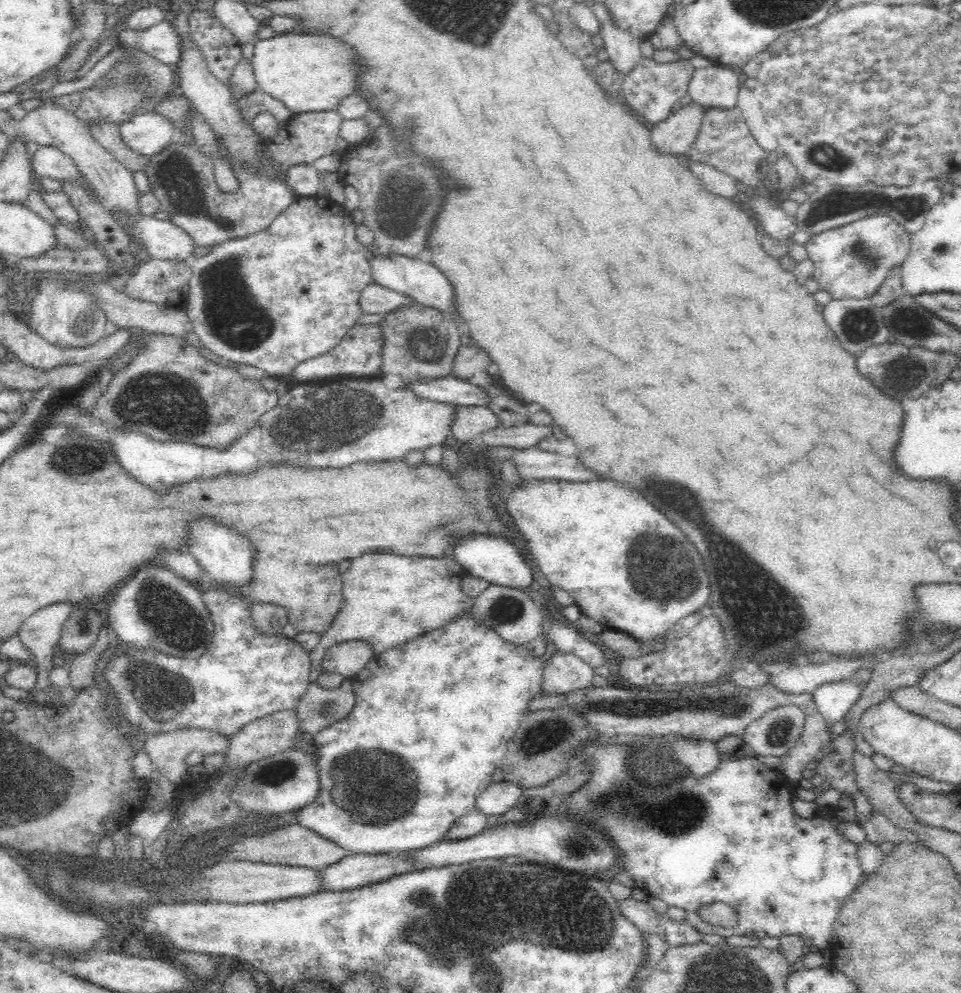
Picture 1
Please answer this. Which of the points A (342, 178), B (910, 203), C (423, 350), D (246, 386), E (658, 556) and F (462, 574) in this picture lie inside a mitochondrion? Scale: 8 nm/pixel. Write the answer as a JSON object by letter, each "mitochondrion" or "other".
{"A":"other","B":"mitochondrion","C":"mitochondrion","D":"other","E":"mitochondrion","F":"other"}

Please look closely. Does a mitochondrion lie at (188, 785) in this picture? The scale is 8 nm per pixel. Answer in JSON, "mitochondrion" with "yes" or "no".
{"mitochondrion":"no"}

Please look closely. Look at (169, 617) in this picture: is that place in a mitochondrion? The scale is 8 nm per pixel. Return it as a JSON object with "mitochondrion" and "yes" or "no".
{"mitochondrion":"yes"}

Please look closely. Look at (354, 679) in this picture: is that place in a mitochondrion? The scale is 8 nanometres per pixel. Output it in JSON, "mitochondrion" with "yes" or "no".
{"mitochondrion":"no"}

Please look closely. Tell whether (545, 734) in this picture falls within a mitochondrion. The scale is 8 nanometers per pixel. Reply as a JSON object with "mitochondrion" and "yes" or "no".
{"mitochondrion":"yes"}

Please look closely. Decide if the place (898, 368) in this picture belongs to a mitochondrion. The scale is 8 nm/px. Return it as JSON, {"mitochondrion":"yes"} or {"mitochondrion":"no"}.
{"mitochondrion":"yes"}

